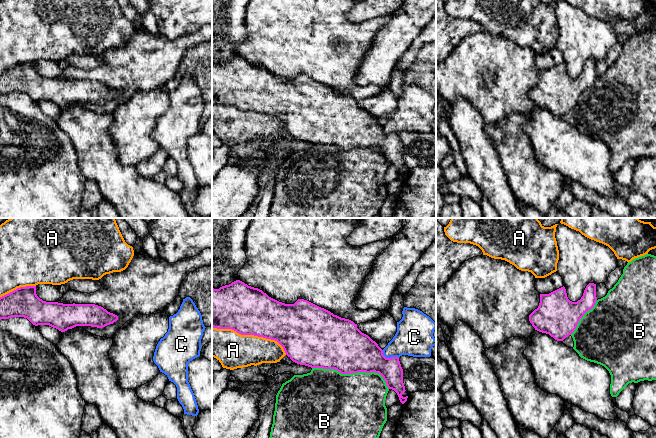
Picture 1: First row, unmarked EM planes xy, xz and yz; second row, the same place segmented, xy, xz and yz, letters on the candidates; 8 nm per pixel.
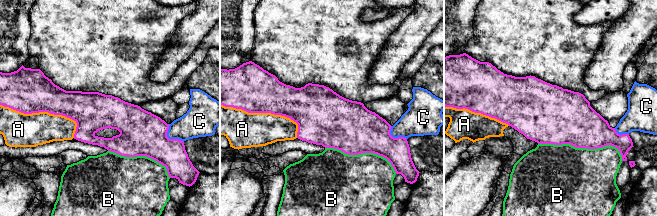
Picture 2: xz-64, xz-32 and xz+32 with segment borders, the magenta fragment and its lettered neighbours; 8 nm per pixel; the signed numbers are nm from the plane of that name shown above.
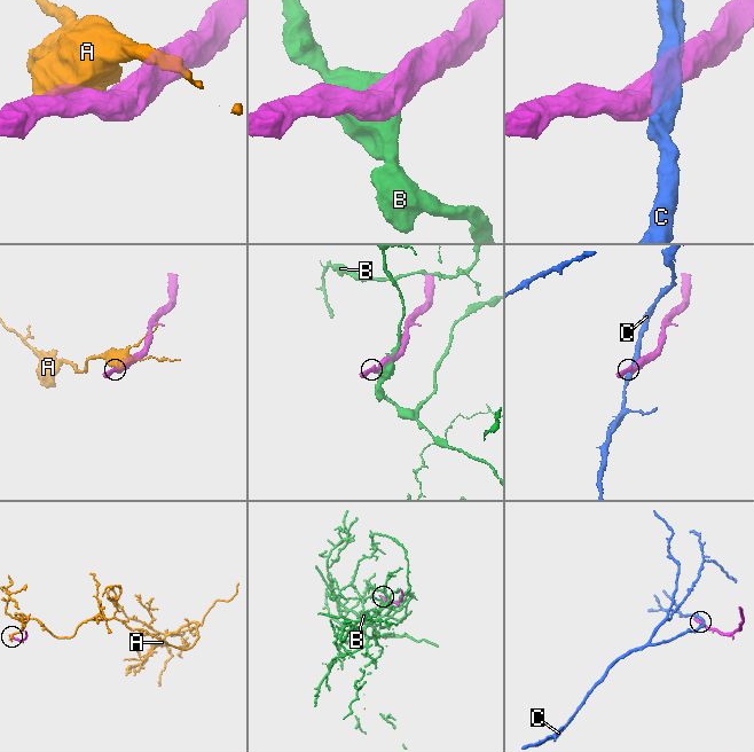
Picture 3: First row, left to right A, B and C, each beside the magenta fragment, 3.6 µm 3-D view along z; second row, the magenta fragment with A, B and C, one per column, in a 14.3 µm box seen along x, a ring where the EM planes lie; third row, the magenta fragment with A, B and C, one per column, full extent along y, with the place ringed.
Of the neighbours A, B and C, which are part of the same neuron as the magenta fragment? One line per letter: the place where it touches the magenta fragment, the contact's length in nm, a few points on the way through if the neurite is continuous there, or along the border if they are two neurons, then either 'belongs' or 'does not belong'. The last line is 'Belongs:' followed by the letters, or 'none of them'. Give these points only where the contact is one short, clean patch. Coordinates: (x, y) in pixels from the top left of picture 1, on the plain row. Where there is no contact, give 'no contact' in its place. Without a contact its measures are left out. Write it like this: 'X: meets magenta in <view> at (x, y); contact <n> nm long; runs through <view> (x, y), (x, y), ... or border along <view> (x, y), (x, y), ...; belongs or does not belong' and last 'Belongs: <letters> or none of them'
A: meets magenta in xz at (251, 110); contact 650 nm long; does not belong
B: meets magenta in xz at (353, 148); contact 650 nm long; does not belong
C: meets magenta in xz at (389, 134); contact 150 nm long; does not belong
Belongs: none of them

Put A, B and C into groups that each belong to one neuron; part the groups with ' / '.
A / B / C

